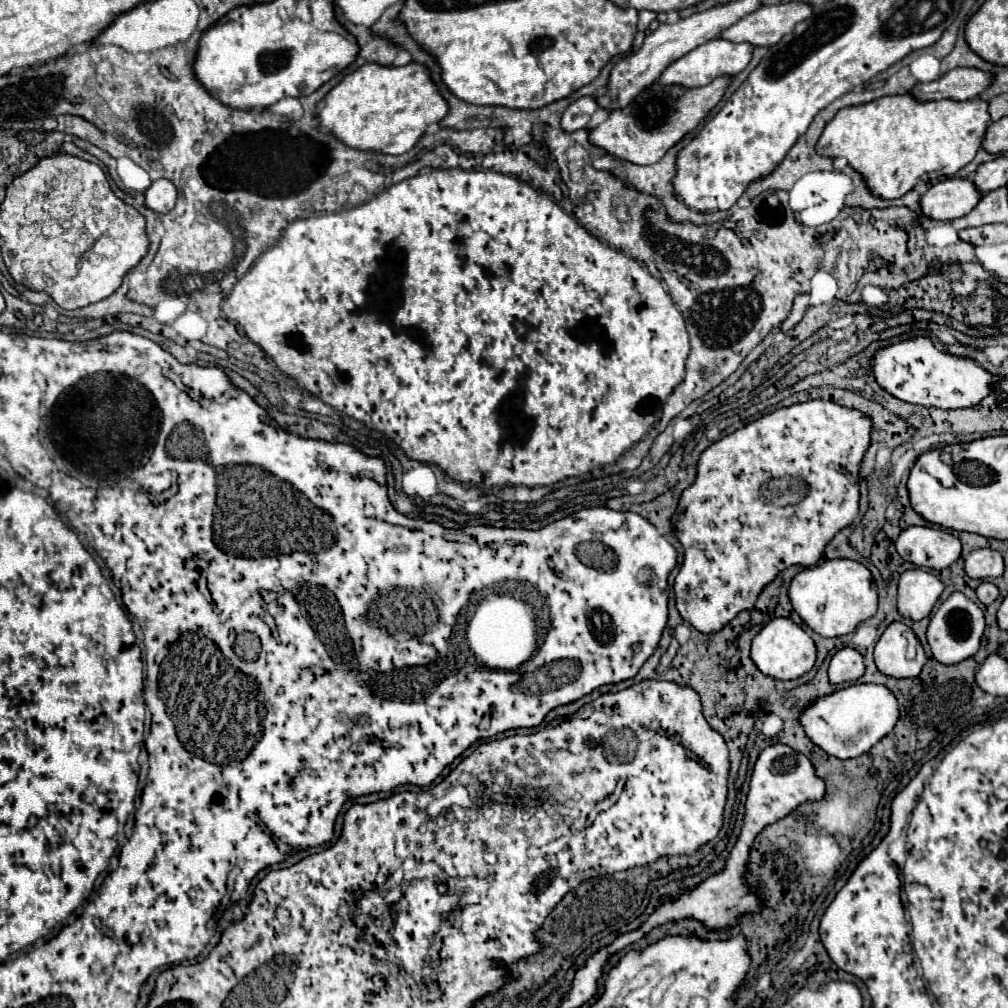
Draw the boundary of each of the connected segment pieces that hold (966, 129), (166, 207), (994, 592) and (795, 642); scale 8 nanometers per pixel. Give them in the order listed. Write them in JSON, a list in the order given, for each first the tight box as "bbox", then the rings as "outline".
[{"bbox":[815,94,989,198],"outline":[[[895,94],[839,110],[825,126],[815,148],[829,158],[845,156],[847,162],[865,176],[873,194],[901,198],[921,184],[921,180],[949,178],[969,164],[981,148],[981,138],[985,138],[989,124],[989,102],[981,98],[965,102],[949,98],[917,102],[913,94]]]},{"bbox":[145,178,177,214],"outline":[[[167,178],[155,180],[145,192],[145,204],[159,214],[169,212],[175,206],[175,198],[177,198],[177,188]]]},{"bbox":[977,582,999,604],"outline":[[[981,582],[979,586],[977,586],[977,598],[979,598],[979,602],[983,602],[983,604],[991,604],[997,596],[999,596],[999,590],[997,590],[997,586],[995,584],[991,584],[991,582]]]},{"bbox":[751,618,815,680],"outline":[[[773,618],[755,638],[753,638],[753,646],[751,646],[751,658],[755,662],[755,666],[771,676],[771,678],[779,678],[779,680],[793,680],[803,676],[805,672],[809,672],[815,664],[815,644],[811,640],[811,636],[797,624],[793,624],[789,618]]]}]

